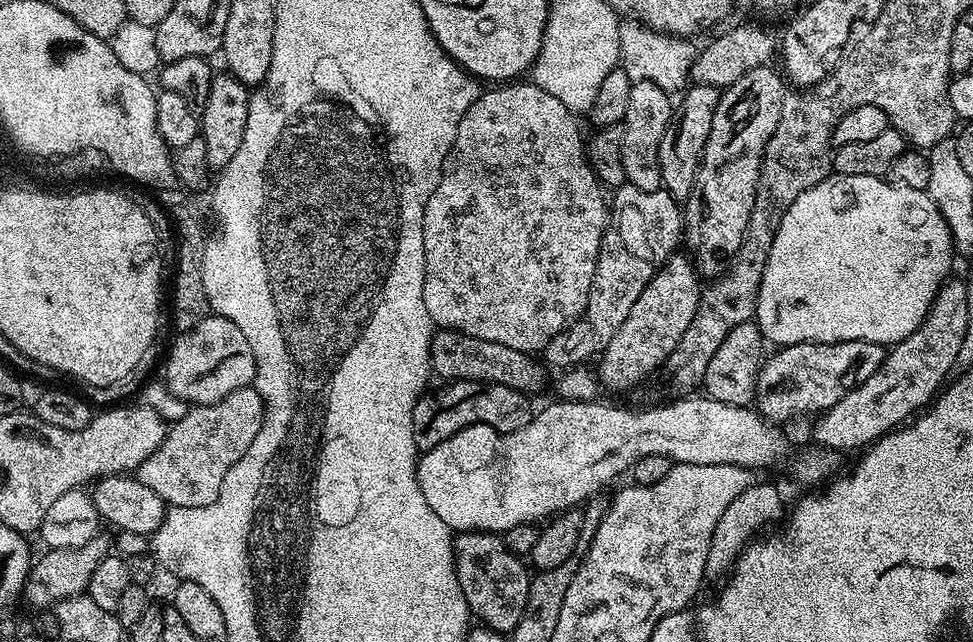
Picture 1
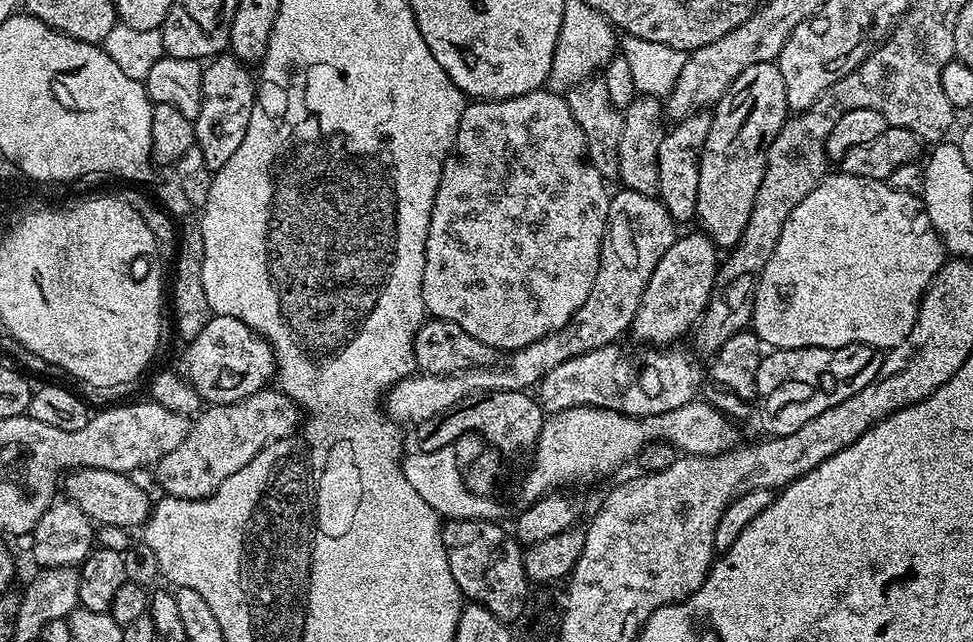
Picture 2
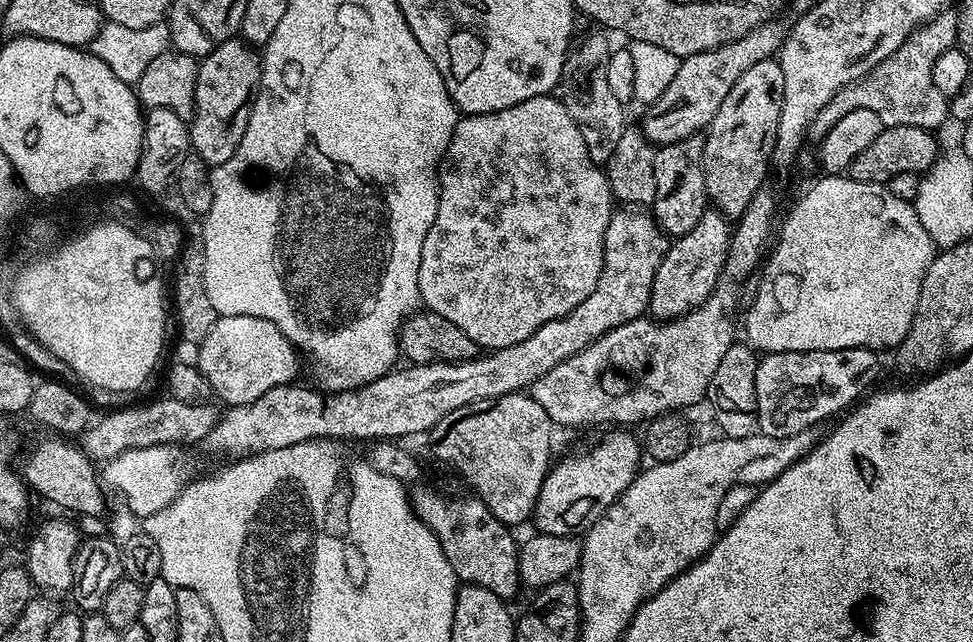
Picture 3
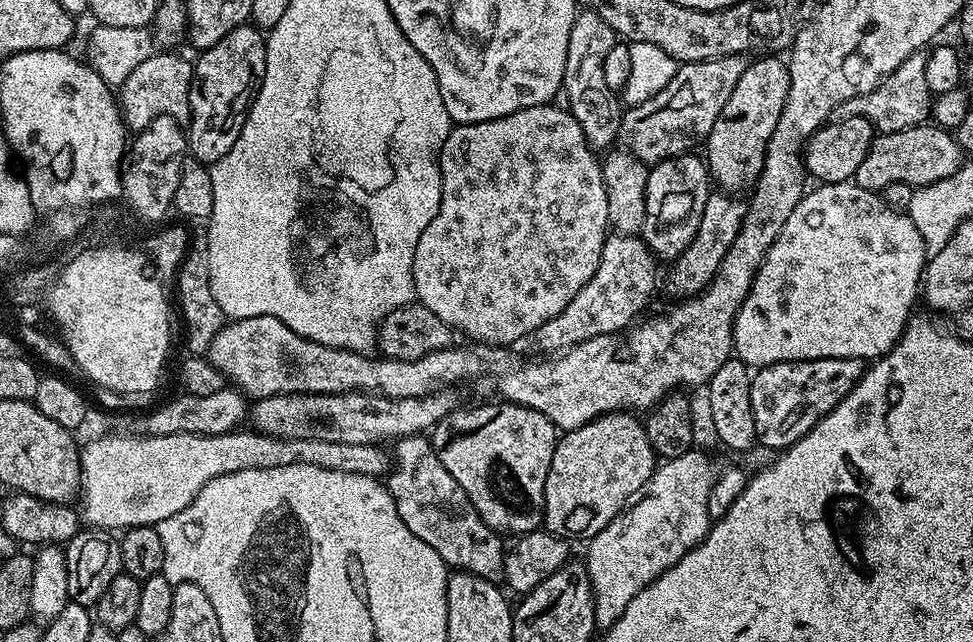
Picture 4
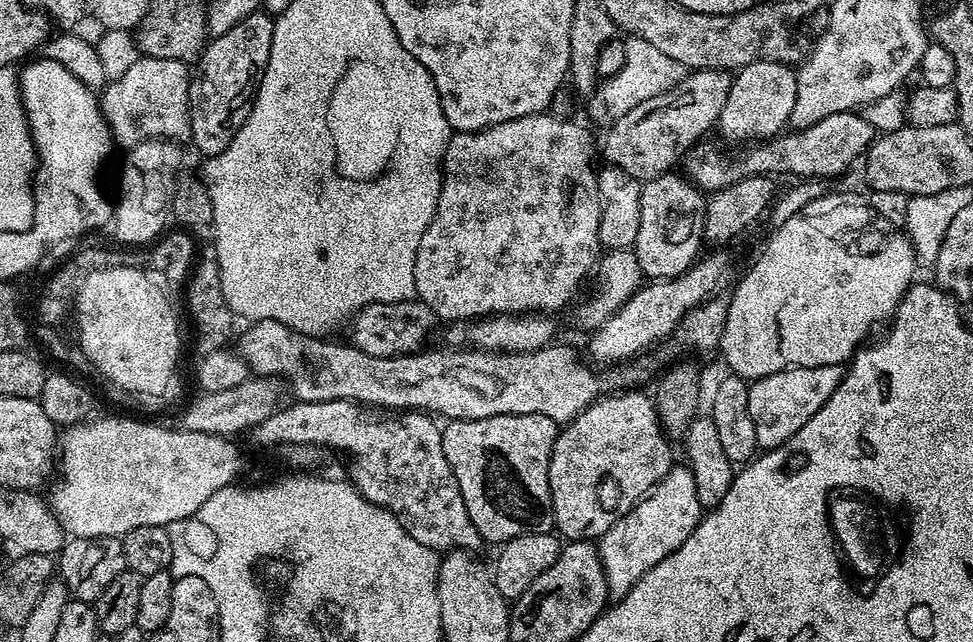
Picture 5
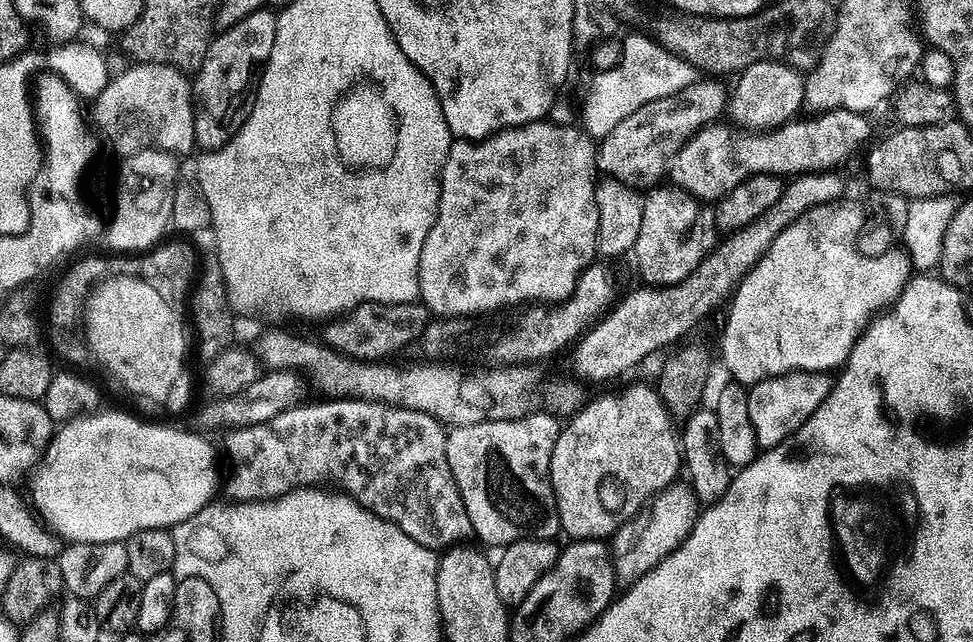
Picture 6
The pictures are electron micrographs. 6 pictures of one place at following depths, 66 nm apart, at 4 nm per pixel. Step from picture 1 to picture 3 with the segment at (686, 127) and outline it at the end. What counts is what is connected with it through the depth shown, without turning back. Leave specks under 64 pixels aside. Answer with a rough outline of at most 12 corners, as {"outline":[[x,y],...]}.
{"outline":[[704,136],[661,144],[651,215],[675,238],[710,207]]}

